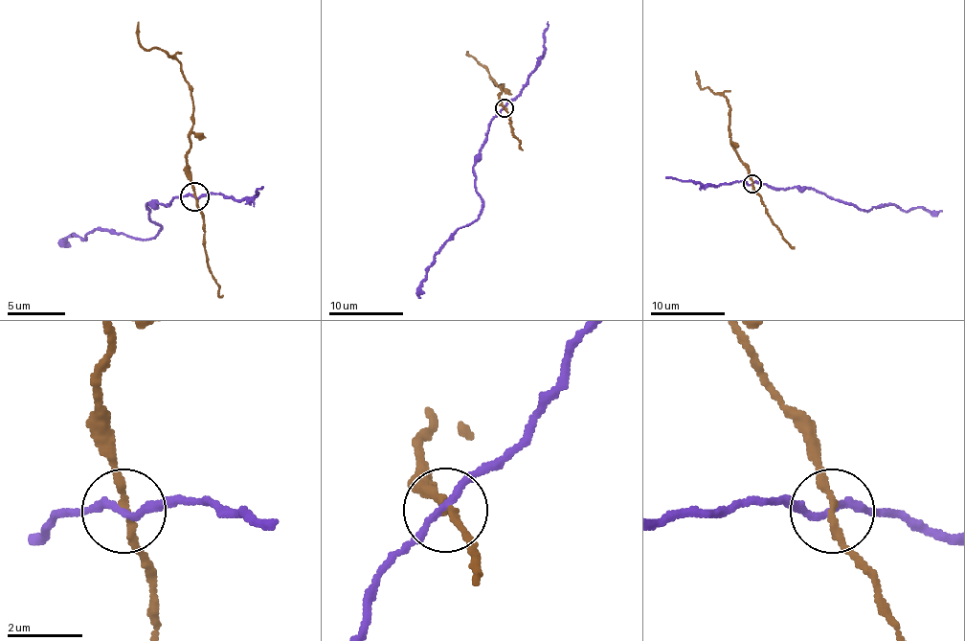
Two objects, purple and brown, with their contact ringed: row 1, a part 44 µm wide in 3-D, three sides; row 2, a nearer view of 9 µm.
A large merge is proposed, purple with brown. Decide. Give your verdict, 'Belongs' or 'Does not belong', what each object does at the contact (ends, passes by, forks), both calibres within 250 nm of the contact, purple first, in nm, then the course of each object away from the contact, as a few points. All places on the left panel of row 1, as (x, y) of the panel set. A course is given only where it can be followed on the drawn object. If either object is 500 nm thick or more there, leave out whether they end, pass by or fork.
Does not belong. At the ring purple passes by. At the ring brown passes by. Thickness 170 nm (purple) against 200 nm. Course of purple: (195, 197), (145, 206), (161, 229), (154, 235), (125, 238), (100, 229), (85, 238), (65, 238). Course of brown: (195, 197), (192, 174), (187, 163), (192, 84), (178, 61), (140, 44), (137, 21)

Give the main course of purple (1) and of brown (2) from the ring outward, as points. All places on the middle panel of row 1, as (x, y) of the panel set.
1: (504, 108), (493, 118), (473, 168), (482, 211), (460, 227), (434, 257), (421, 298)
2: (504, 108), (499, 98), (503, 84), (493, 80), (467, 51)

